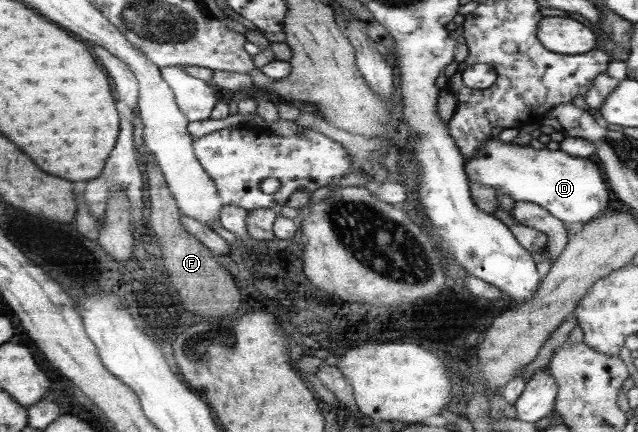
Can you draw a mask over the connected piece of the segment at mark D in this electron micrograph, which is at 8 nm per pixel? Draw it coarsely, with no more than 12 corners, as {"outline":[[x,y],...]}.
{"outline":[[494,138],[466,160],[471,182],[565,223],[610,202],[594,159]]}

